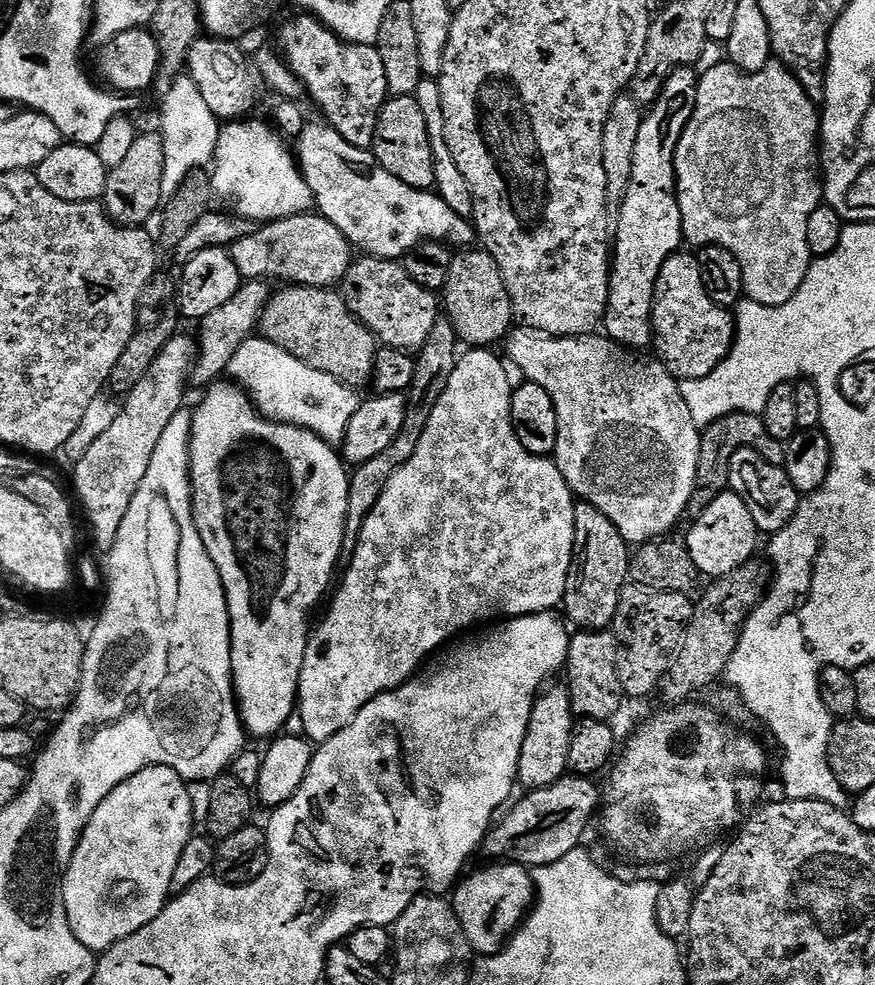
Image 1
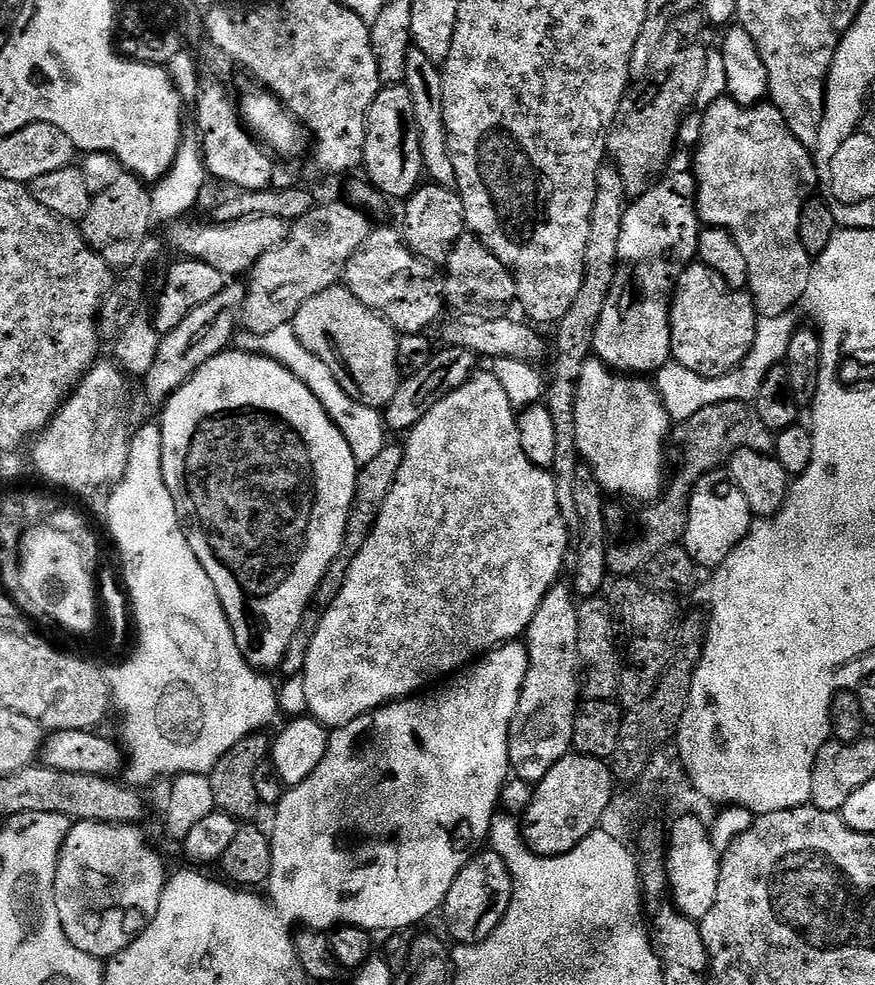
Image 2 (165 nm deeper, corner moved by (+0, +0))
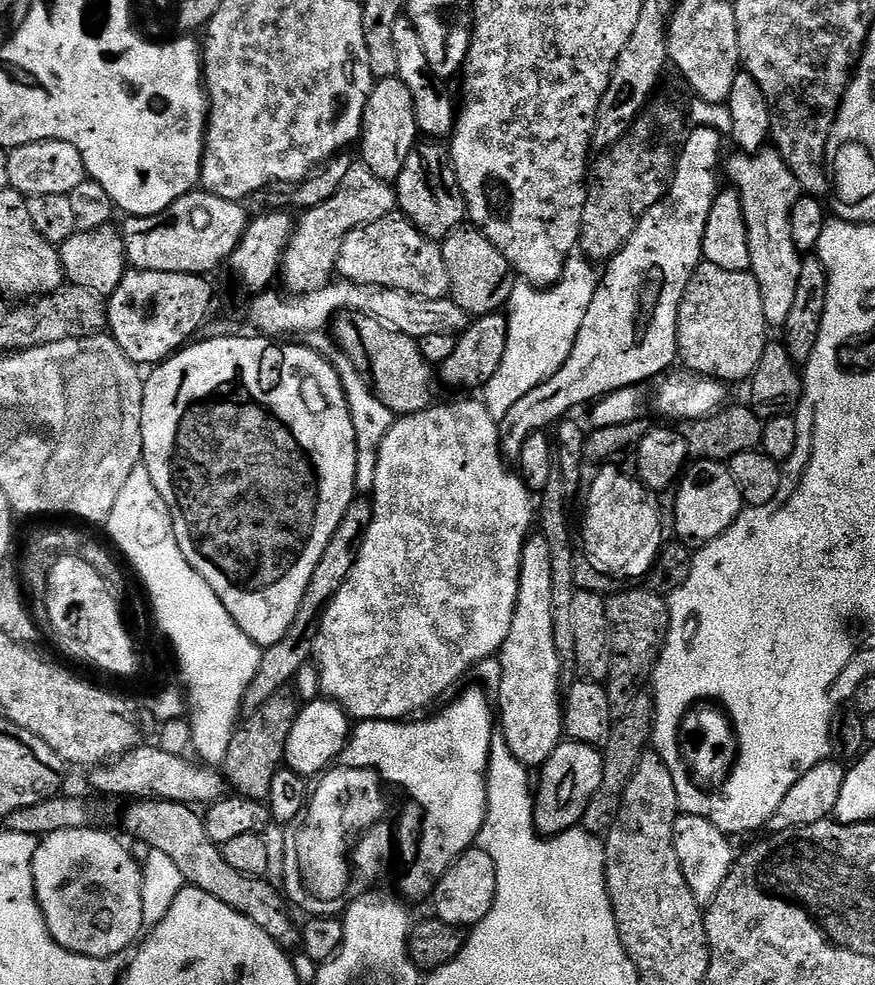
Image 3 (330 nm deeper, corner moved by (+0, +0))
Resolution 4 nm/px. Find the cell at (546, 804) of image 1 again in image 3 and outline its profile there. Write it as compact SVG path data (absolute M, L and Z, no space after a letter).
M565 739L550 754L550 758L539 769L541 785L534 796L534 822L536 831L545 838L551 838L568 832L583 821L586 806L590 806L590 798L602 786L604 777L604 754L601 749L592 748L589 744L580 744L576 740Z

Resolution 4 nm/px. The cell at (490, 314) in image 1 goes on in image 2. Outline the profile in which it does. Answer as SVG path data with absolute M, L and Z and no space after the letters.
M466 234L458 238L454 250L448 255L446 271L442 276L444 303L457 316L502 320L517 303L516 283L510 270L502 262L498 262L496 255L477 236Z

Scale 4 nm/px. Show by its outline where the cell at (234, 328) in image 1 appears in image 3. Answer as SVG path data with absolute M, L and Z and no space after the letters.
M362 162L353 163L334 198L330 198L330 202L322 202L322 206L309 208L295 221L288 249L284 251L283 287L292 294L313 292L324 287L336 272L342 238L346 238L346 234L358 226L393 215L397 208L395 187L389 181L378 178L378 174L371 172Z

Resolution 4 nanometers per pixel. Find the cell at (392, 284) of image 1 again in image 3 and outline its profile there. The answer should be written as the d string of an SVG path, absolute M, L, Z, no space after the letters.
M402 214L378 218L378 222L370 222L350 230L346 238L342 238L342 250L338 250L336 272L339 279L348 280L352 284L402 290L409 292L411 296L443 300L450 293L450 274L446 270L443 247L420 233Z

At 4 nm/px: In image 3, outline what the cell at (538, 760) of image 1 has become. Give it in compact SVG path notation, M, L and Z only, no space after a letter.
M541 534L529 535L522 550L522 570L518 586L518 602L514 606L514 622L510 622L510 634L502 642L498 653L500 660L500 708L498 704L498 728L504 731L502 743L510 746L510 754L518 758L527 769L541 769L544 763L558 750L565 739L564 702L562 699L561 662L554 642L553 589L550 566L550 547Z

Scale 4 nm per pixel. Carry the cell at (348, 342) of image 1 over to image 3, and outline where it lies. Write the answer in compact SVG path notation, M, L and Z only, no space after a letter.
M341 312L330 325L330 335L346 358L354 362L354 370L362 374L378 402L396 413L397 417L433 407L434 368L426 362L426 358L422 358L420 345L412 337L395 332L361 312Z

